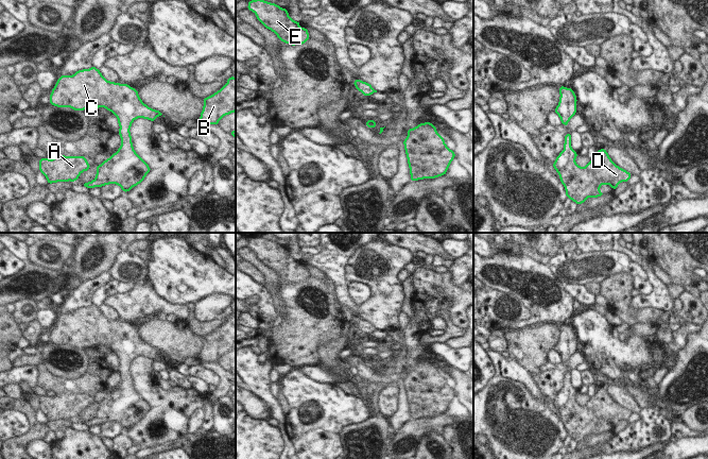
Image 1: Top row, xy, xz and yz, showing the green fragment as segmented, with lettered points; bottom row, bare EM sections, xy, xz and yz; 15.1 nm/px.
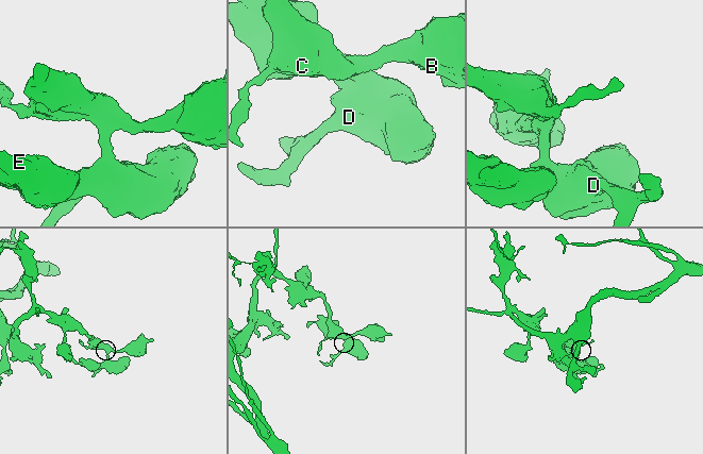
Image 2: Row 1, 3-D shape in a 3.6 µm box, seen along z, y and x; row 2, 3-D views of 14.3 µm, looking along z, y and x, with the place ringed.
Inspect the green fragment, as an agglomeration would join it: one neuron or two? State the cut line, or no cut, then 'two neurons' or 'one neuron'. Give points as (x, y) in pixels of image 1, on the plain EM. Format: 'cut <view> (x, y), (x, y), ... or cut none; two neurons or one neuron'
cut none; one neuron

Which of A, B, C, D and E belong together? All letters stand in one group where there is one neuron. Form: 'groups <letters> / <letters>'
groups A B C D E

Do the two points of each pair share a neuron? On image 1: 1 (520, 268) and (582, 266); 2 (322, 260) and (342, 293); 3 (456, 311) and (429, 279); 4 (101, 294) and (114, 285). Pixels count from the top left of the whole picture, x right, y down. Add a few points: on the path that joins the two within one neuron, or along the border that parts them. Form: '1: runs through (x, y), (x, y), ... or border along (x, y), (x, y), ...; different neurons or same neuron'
1: border along (549, 264), (551, 272), (565, 283); different neurons
2: runs through (330, 269), (338, 276), (341, 285); same neuron
3: runs through (456, 301), (456, 298), (439, 281); same neuron
4: runs through (104, 291), (110, 285); same neuron

